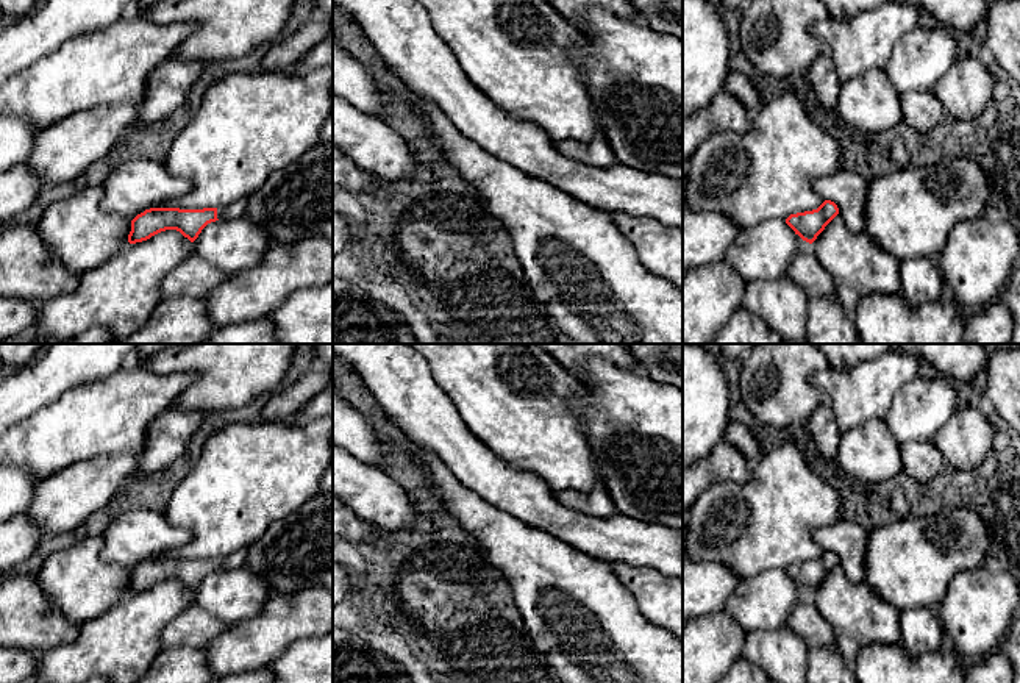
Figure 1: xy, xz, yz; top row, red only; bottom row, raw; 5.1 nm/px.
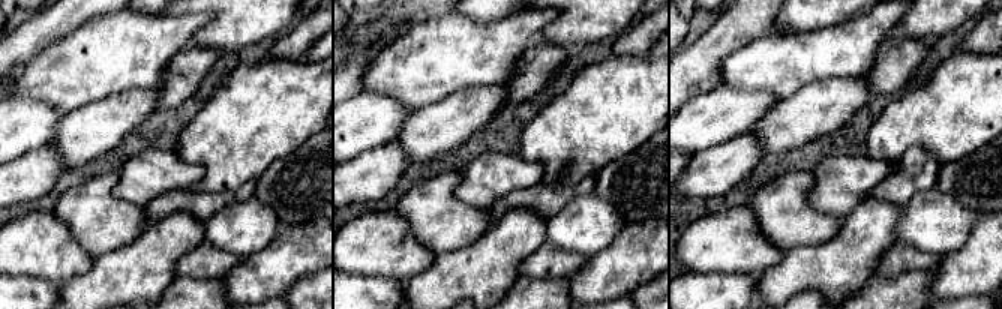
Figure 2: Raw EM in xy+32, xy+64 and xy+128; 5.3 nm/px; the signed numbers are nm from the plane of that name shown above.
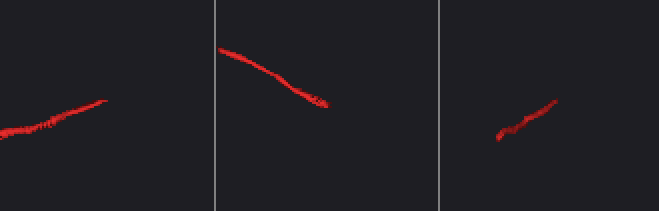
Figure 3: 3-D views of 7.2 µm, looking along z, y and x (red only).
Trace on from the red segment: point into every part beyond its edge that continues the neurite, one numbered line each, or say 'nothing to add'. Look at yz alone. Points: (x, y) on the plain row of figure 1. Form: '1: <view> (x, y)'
nothing to add

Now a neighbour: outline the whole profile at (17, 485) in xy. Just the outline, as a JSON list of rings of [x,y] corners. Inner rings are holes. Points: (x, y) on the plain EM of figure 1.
[[[0,464],[0,522],[27,511],[41,480],[23,467]]]

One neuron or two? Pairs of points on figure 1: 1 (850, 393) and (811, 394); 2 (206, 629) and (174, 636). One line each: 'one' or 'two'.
1: two
2: one

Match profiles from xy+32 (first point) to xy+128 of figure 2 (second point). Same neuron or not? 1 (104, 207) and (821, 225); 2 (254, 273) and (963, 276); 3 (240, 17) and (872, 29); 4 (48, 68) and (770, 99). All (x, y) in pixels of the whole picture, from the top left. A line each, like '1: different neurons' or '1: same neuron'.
1: same neuron
2: same neuron
3: different neurons
4: different neurons

